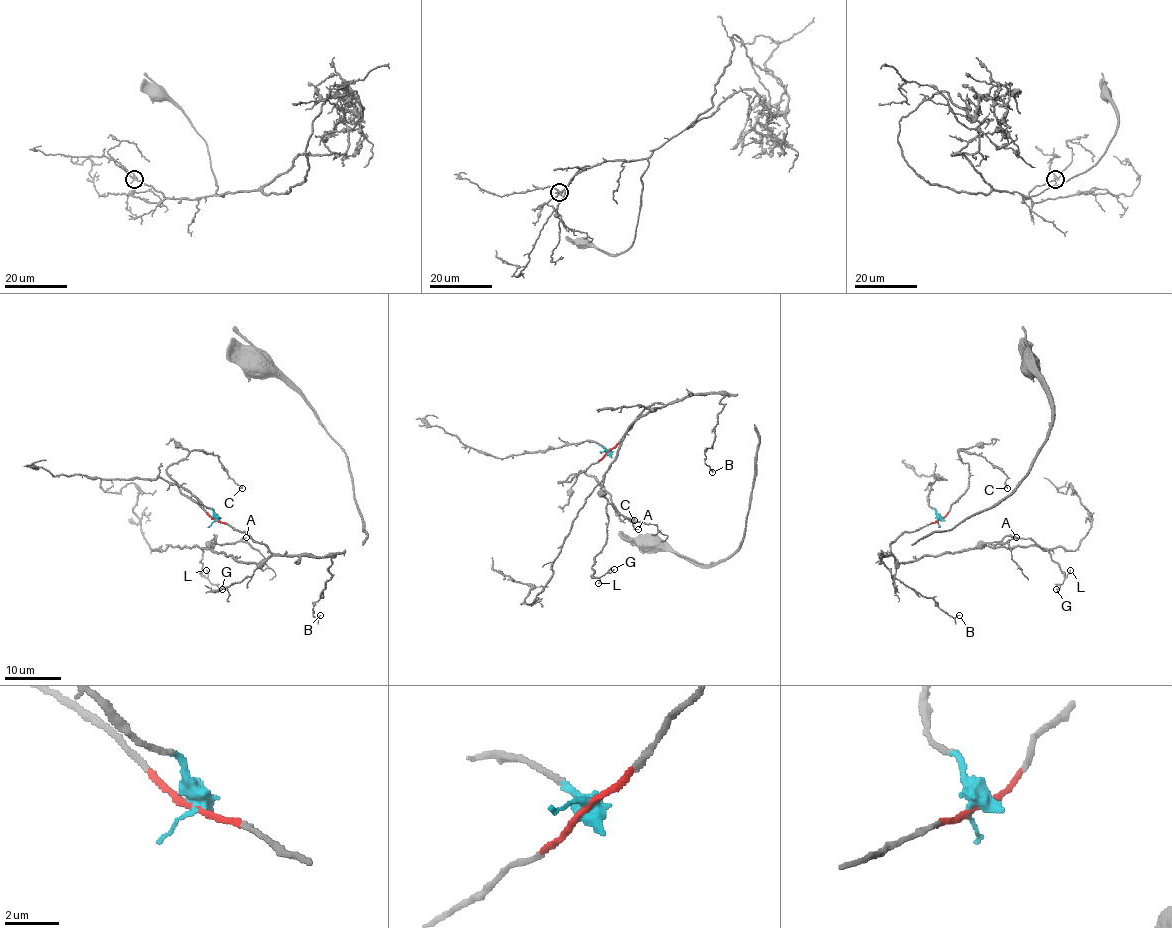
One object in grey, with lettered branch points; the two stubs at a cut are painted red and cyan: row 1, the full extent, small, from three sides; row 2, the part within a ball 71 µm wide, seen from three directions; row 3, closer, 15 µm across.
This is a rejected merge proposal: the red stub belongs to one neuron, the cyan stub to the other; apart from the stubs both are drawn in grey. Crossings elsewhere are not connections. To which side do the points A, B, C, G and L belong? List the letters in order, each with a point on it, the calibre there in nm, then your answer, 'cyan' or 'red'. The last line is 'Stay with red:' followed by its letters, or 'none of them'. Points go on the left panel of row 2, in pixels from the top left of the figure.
A: (246, 537) | 110 nm | red
B: (320, 615) | 100 nm | red
C: (242, 488) | 130 nm | red
G: (222, 589) | 130 nm | red
L: (206, 570) | 90 nm | red
Stay with red: A, B, C, G, L

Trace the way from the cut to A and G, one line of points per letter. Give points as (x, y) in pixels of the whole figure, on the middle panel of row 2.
A: (607, 452), (645, 408), (657, 402), (662, 404), (642, 414), (634, 422), (601, 488), (601, 495), (638, 529)
G: (607, 452), (645, 408), (662, 404), (634, 422), (605, 473), (607, 536), (591, 568), (594, 577), (614, 568)

